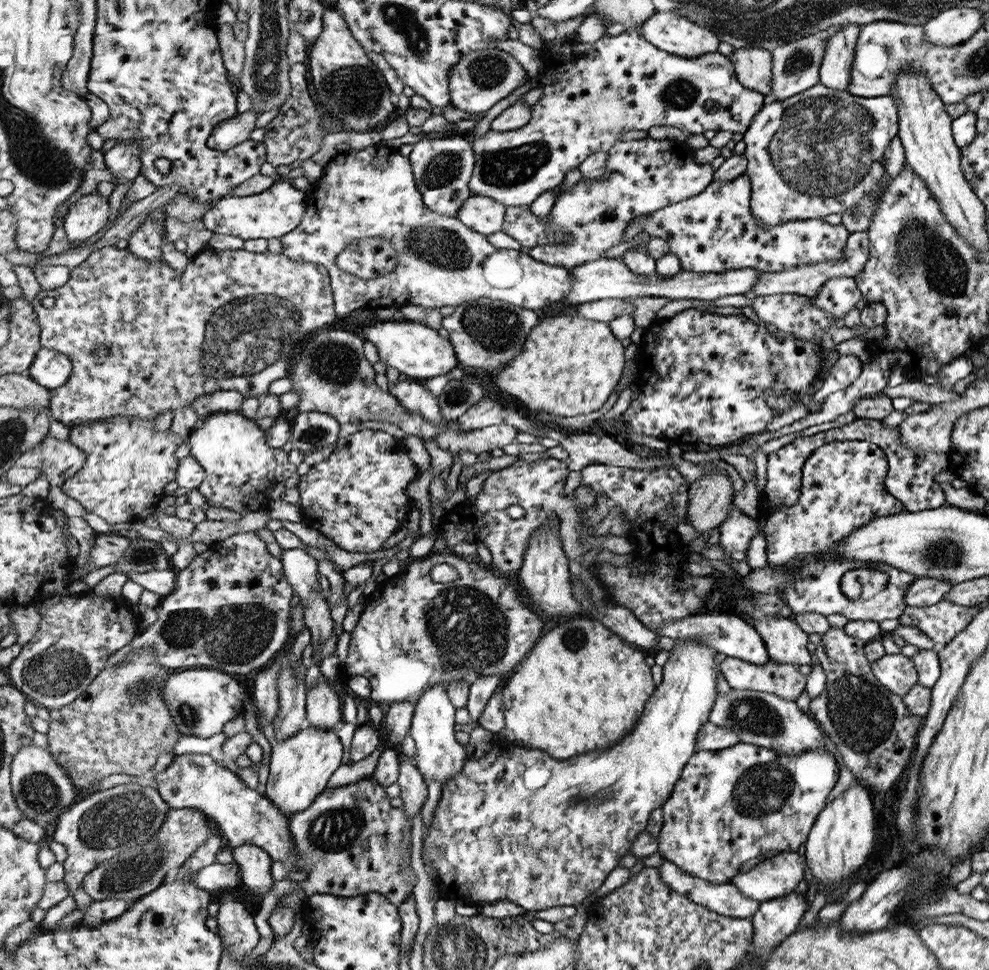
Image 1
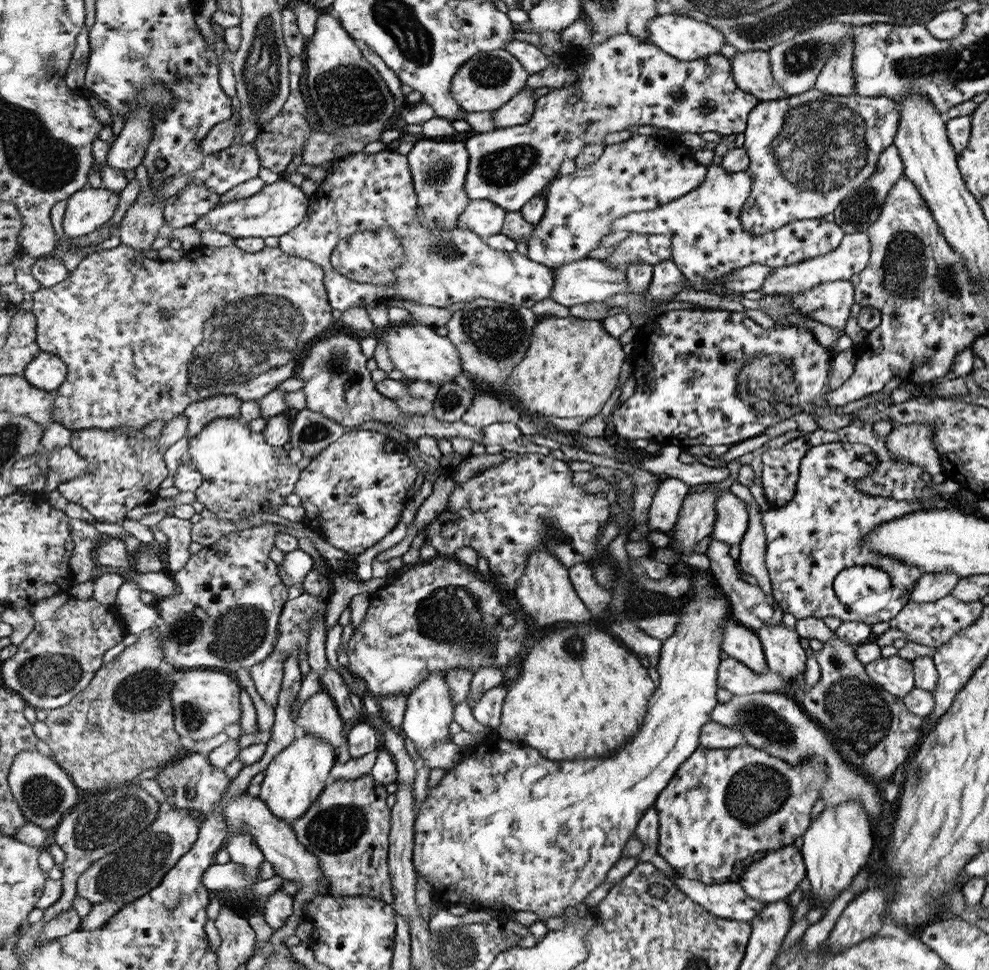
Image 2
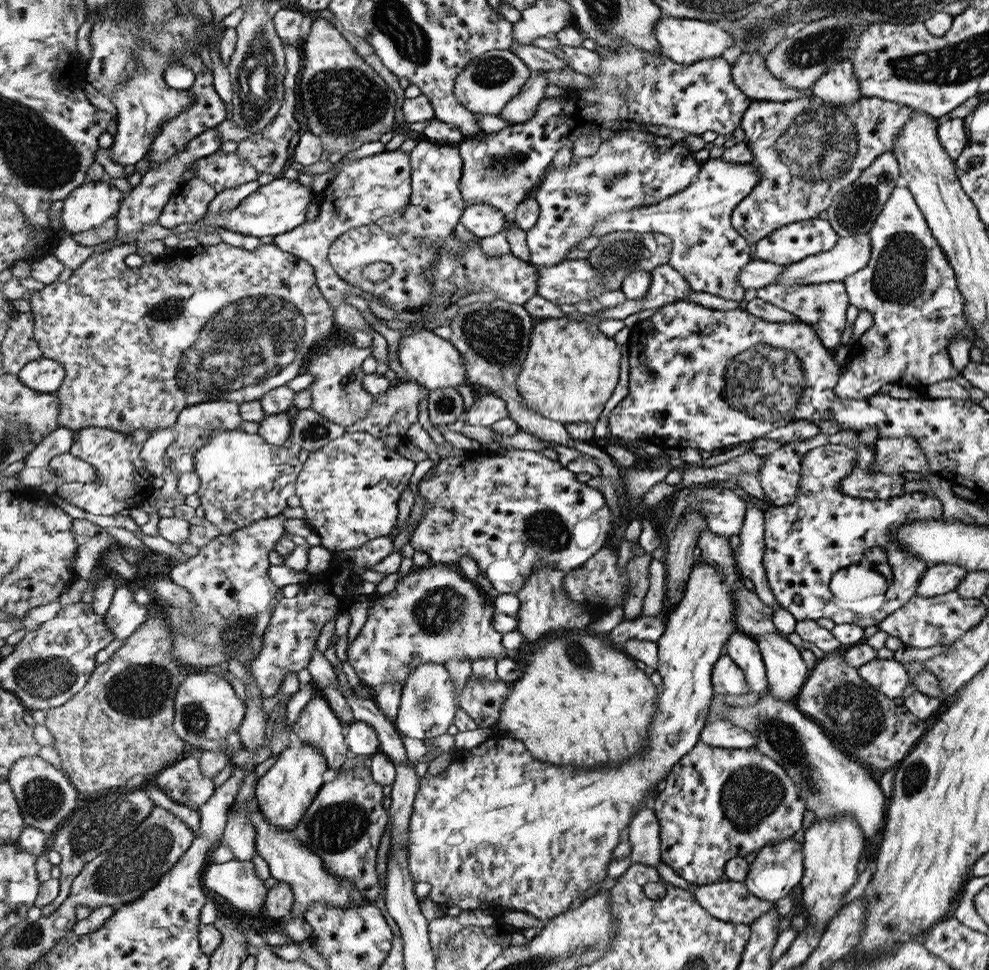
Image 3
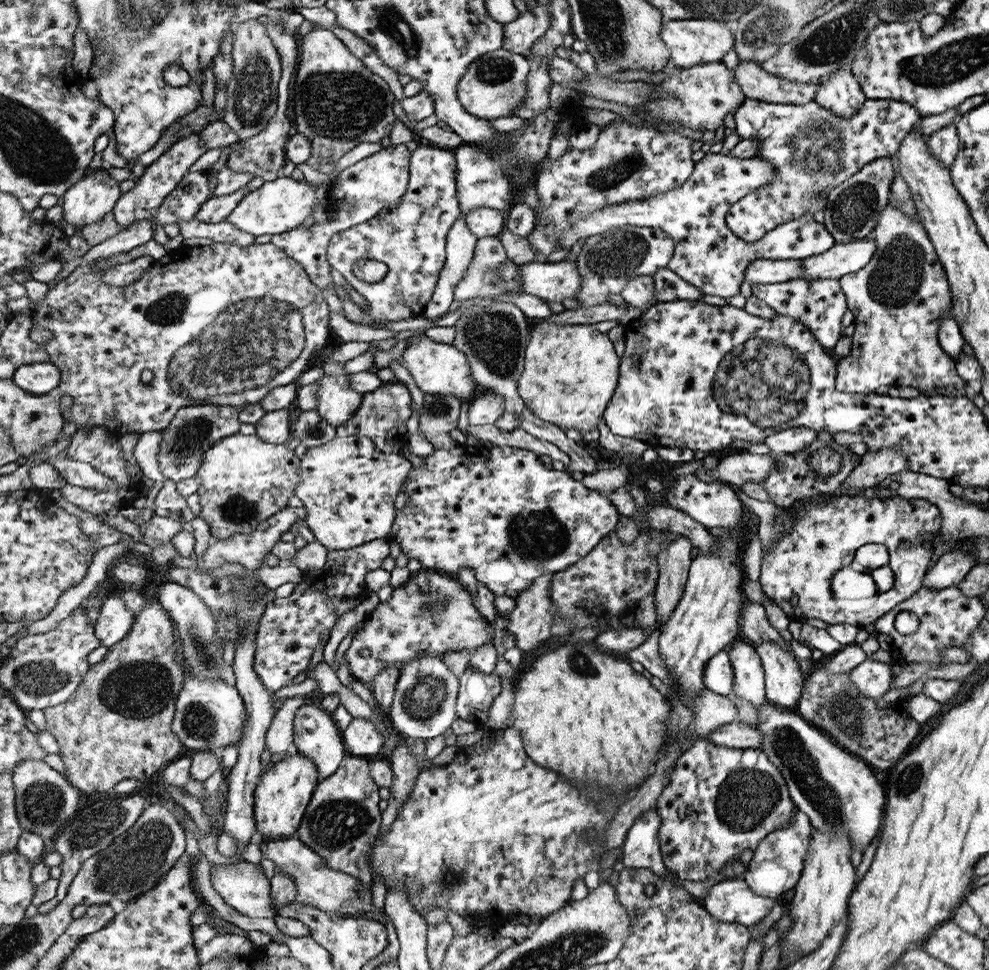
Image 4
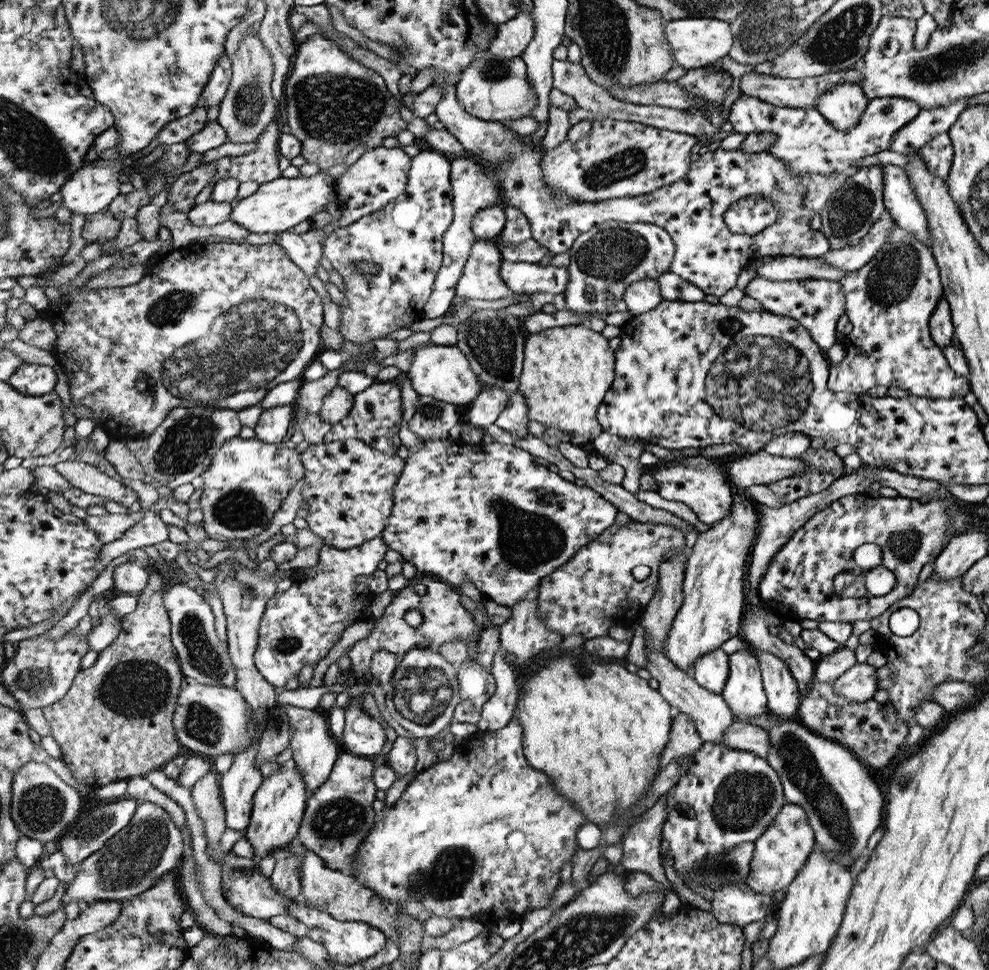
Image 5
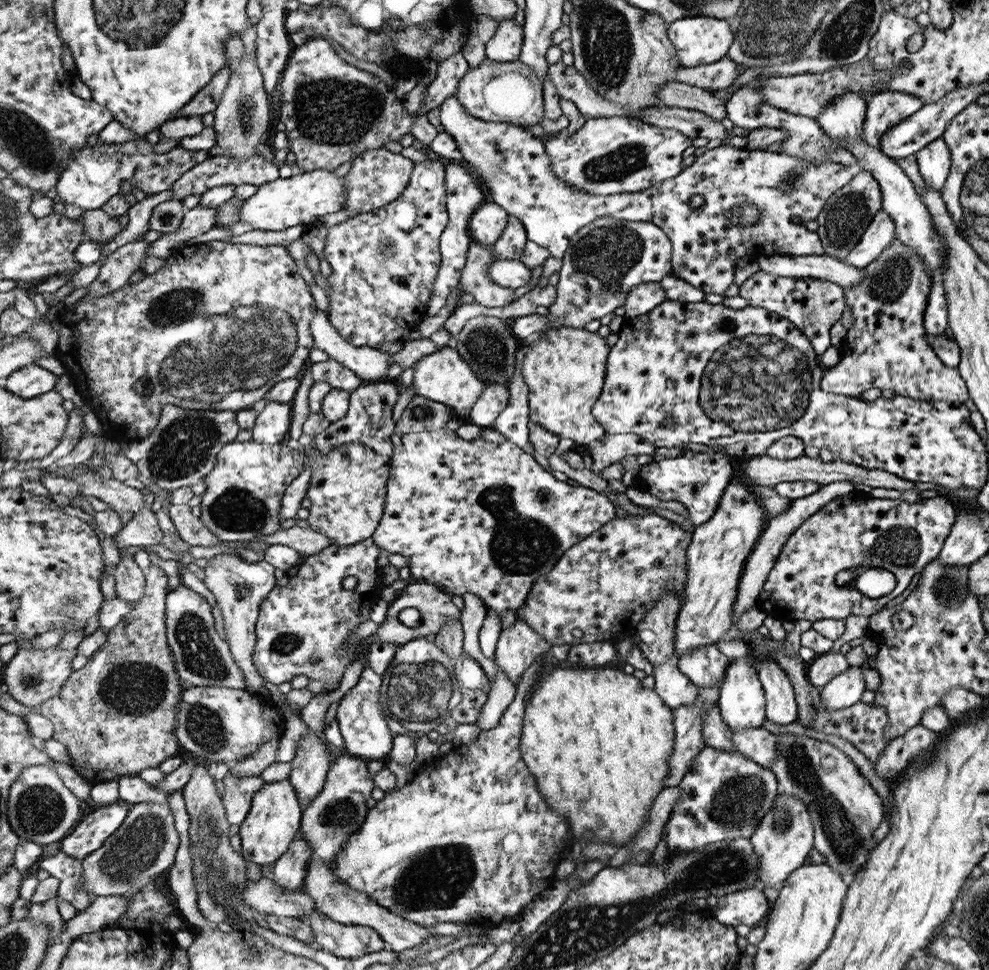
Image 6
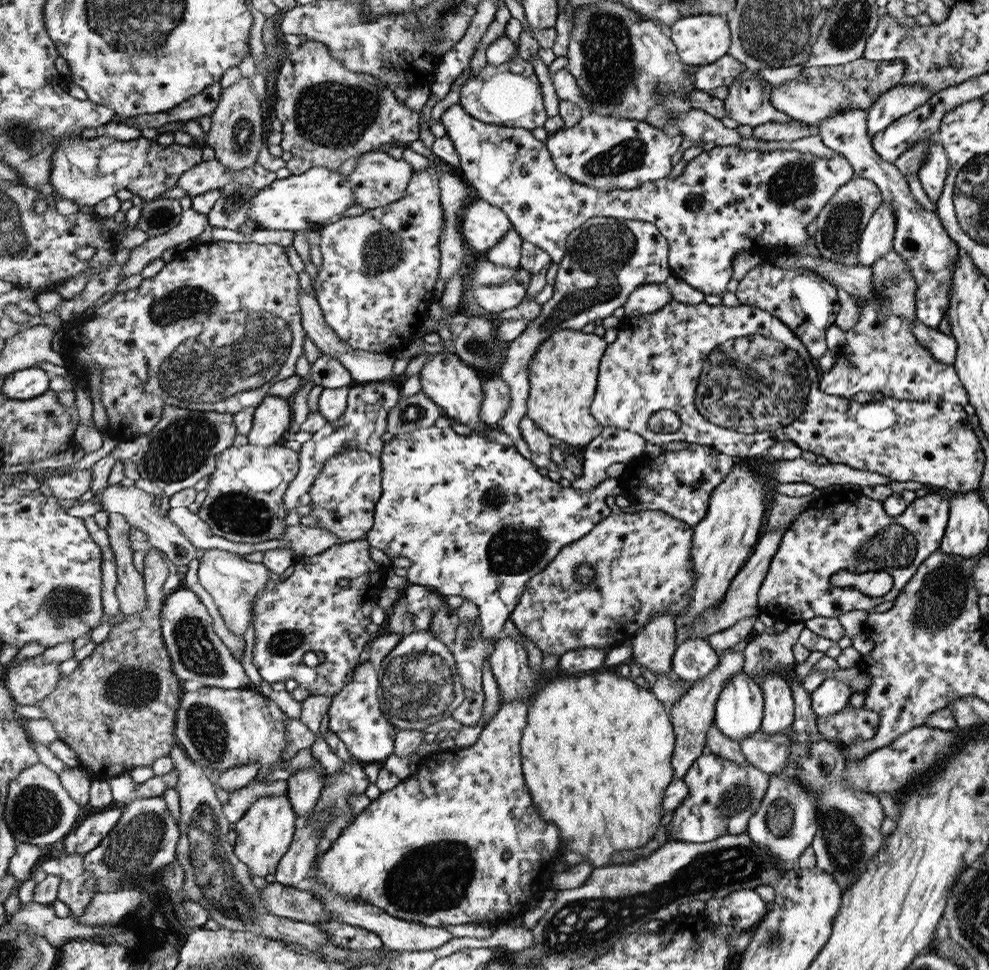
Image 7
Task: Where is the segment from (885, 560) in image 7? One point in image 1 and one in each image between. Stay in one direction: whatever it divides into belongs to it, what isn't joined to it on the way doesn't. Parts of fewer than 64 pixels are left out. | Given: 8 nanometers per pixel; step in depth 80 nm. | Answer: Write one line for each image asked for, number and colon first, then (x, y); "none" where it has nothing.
1: (843, 482)
2: (820, 533)
3: (806, 542)
4: (796, 573)
5: (798, 585)
6: (852, 531)

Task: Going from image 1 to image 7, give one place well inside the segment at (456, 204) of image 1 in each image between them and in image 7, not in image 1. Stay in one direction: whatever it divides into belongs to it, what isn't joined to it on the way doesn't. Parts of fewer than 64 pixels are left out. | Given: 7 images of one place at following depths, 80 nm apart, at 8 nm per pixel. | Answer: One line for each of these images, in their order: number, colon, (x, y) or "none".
2: (440, 167)
3: (436, 206)
4: (411, 239)
5: (405, 239)
6: (384, 262)
7: (378, 270)

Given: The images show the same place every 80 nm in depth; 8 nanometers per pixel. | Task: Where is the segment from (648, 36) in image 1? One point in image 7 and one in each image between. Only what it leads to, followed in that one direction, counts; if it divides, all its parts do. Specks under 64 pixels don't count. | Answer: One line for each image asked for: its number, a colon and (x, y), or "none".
2: (681, 36)
3: (685, 41)
4: (693, 41)
5: (697, 42)
6: (701, 40)
7: (701, 40)

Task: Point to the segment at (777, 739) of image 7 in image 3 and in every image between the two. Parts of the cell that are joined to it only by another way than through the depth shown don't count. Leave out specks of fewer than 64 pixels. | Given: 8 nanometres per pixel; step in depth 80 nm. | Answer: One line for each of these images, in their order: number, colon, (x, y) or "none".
3: (722, 734)
4: (737, 735)
5: (741, 735)
6: (763, 747)

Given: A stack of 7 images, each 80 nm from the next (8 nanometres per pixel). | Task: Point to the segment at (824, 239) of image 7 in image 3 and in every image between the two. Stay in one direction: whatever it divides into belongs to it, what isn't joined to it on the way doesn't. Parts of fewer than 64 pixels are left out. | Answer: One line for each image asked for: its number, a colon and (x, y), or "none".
3: (853, 211)
4: (851, 211)
5: (851, 211)
6: (848, 213)

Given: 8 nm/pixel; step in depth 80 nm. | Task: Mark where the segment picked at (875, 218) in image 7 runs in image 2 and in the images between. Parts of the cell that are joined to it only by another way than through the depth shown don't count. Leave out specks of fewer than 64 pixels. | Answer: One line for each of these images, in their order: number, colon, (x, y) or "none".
2: (853, 253)
3: (850, 254)
4: (841, 259)
5: (851, 258)
6: (881, 232)

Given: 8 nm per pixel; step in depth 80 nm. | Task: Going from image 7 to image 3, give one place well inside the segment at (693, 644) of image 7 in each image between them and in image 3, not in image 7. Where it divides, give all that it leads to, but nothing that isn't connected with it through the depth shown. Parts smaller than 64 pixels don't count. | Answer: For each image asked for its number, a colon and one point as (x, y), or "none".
3: (728, 678)
4: (719, 676)
5: (710, 671)
6: (706, 666)

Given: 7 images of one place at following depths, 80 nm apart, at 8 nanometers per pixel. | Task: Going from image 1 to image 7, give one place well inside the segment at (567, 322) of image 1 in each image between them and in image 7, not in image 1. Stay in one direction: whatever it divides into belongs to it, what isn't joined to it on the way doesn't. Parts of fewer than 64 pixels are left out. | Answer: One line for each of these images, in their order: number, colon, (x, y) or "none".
2: (571, 367)
3: (572, 368)
4: (570, 370)
5: (567, 370)
6: (565, 368)
7: (563, 374)

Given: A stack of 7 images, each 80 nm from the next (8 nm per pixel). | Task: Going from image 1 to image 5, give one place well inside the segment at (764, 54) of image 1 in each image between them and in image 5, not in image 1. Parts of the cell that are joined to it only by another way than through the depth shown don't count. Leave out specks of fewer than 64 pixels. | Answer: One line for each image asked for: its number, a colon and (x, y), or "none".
2: (752, 71)
3: (750, 72)
4: (757, 83)
5: (791, 93)

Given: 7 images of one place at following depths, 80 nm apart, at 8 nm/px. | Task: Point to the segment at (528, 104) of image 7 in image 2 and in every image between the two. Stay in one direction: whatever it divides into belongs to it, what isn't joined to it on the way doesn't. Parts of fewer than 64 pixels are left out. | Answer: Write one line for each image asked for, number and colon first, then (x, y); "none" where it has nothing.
2: (488, 81)
3: (491, 80)
4: (495, 85)
5: (495, 89)
6: (510, 92)

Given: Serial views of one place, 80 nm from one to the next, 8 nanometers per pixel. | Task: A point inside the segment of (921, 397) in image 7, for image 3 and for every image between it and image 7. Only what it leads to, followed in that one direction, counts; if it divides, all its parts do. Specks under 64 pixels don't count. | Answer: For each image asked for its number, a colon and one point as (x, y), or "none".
3: (908, 286)
4: (899, 299)
5: (889, 302)
6: (886, 347)

